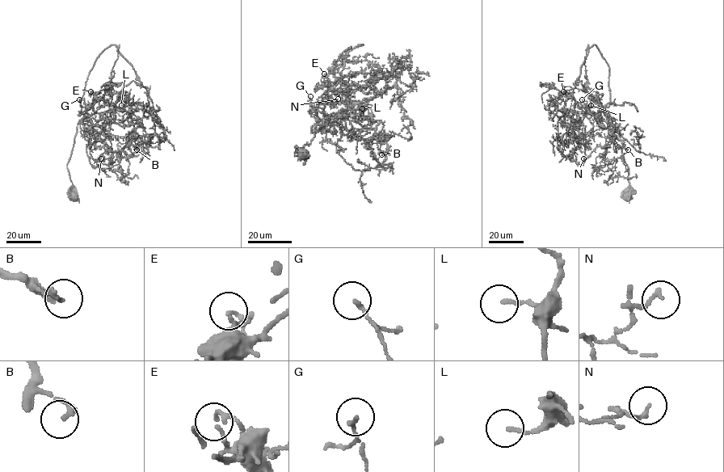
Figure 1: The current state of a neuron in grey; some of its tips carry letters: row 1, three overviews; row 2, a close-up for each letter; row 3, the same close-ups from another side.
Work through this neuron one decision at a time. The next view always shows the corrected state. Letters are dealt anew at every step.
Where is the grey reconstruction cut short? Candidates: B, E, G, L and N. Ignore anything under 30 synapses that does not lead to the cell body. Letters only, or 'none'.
none

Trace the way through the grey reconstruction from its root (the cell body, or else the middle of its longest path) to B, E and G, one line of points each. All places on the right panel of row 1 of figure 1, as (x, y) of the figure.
B: (626, 199), (620, 121), (604, 120), (597, 113), (603, 107), (614, 130), (612, 141), (628, 149)
E: (626, 199), (629, 183), (620, 121), (612, 117), (604, 121), (590, 115), (561, 94), (563, 91)
G: (626, 199), (629, 183), (621, 150), (620, 121), (612, 117), (604, 121), (592, 114), (582, 99)

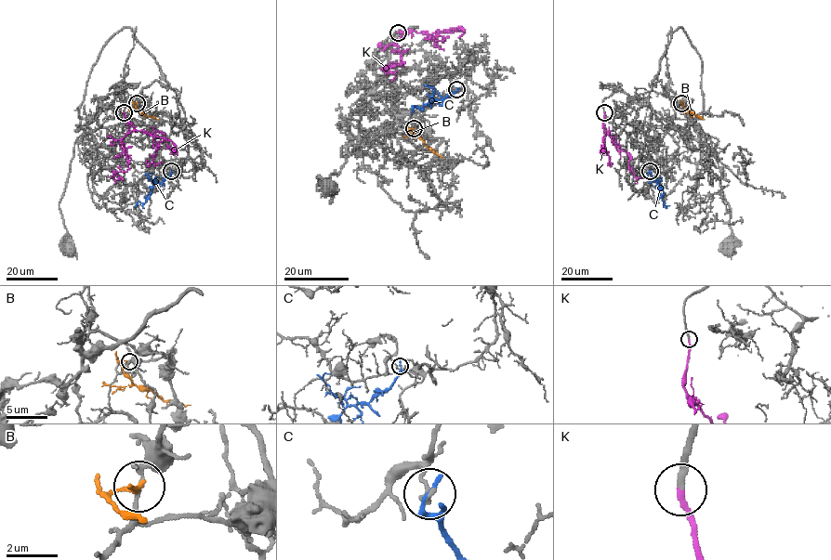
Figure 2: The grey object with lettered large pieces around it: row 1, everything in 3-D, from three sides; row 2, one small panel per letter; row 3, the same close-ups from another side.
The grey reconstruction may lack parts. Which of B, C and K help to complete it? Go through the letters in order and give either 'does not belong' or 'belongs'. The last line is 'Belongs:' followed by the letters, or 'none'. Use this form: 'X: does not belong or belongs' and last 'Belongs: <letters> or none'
B: does not belong
C: does not belong
K: belongs
Belongs: K

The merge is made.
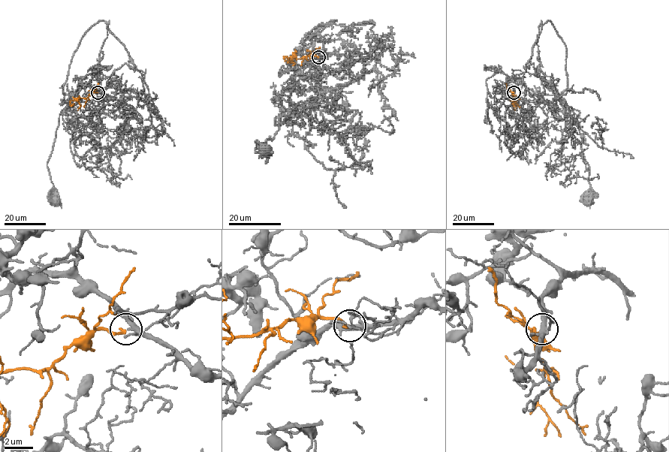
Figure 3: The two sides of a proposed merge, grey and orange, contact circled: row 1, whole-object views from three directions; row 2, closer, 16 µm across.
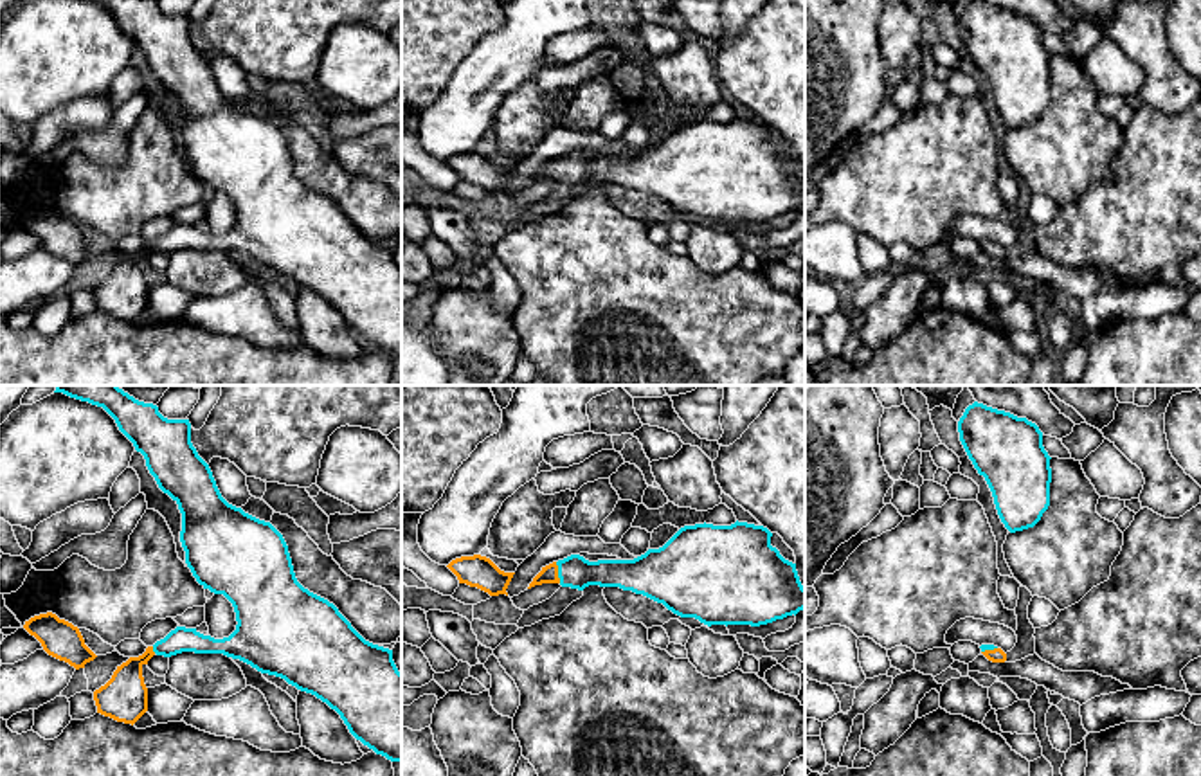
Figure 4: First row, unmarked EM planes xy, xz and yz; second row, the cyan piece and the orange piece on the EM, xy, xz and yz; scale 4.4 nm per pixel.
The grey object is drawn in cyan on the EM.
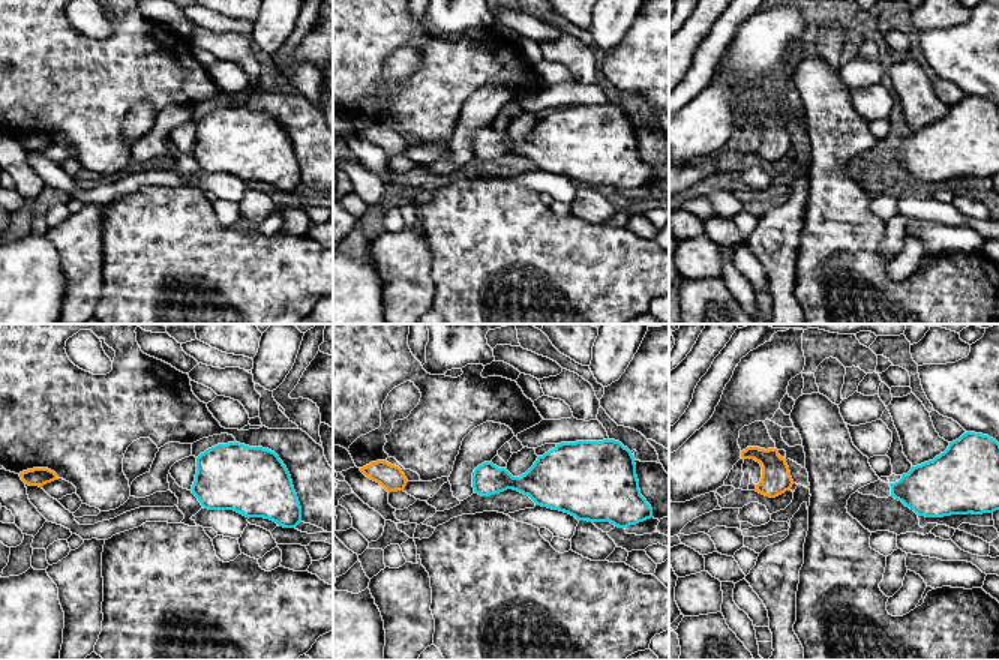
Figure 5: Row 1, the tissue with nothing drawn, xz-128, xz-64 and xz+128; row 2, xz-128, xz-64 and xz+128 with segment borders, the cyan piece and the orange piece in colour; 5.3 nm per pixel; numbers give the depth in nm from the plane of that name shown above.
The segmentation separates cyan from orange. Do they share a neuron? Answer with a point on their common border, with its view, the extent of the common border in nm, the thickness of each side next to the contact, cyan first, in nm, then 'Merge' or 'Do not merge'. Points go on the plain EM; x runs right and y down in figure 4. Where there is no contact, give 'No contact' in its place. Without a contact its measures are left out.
Touches cyan at xz (559, 170). Shared border 100 nm. Thickness 150 nm (cyan) against 80 nm. Merge

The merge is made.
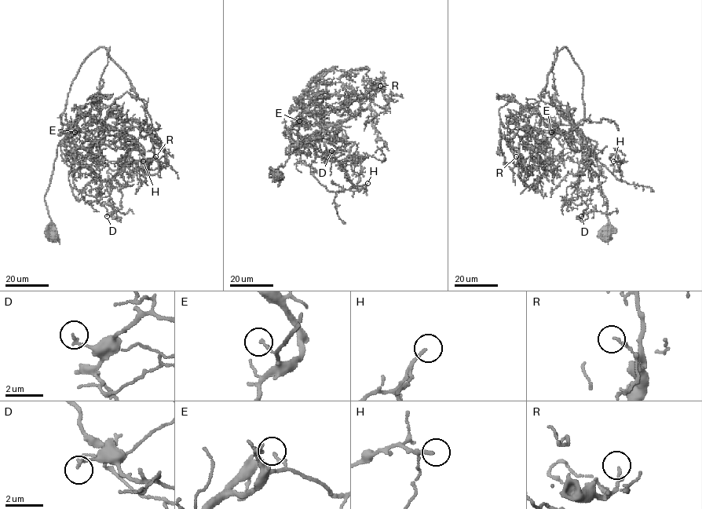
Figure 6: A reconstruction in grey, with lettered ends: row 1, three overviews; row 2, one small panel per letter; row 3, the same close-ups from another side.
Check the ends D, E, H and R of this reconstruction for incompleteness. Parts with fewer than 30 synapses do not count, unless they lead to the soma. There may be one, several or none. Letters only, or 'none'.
H

